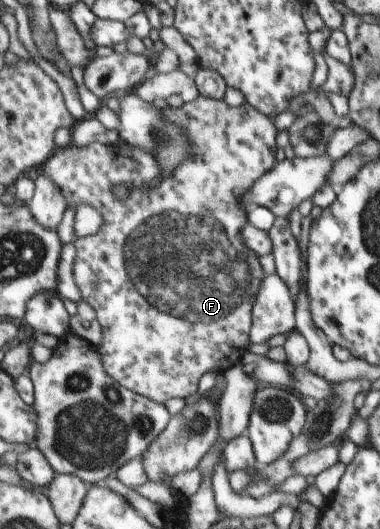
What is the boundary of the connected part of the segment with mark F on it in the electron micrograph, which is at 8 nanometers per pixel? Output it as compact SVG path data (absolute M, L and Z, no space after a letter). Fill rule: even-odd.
M198 96L194 101L185 103L180 108L168 106L161 111L161 115L168 124L181 128L189 142L191 152L183 162L176 165L173 174L160 179L161 182L155 189L152 189L150 181L155 177L160 177L163 173L157 157L146 148L134 147L132 143L122 141L118 143L94 142L85 148L70 144L66 149L60 148L60 151L55 153L55 157L49 159L42 174L50 176L61 187L67 199L67 207L72 204L76 209L77 205L90 204L98 209L103 217L102 227L94 235L83 238L76 237L74 241L76 257L73 263L73 278L81 291L82 299L95 309L97 320L101 325L103 341L99 350L103 355L105 370L125 388L166 405L169 399L187 398L192 393L196 393L196 385L204 373L208 373L208 371L223 373L234 365L242 363L241 359L248 351L248 345L252 342L249 336L253 320L252 308L263 275L259 256L242 241L241 232L249 223L248 213L250 209L243 209L241 200L249 189L257 183L258 179L262 178L278 163L275 153L277 149L276 135L279 131L276 130L271 118L252 107L248 102L235 107L229 106L224 100L215 100L204 96ZM117 183L124 183L130 187L130 196L125 201L118 201L110 192L110 188ZM145 184L148 184L150 189L144 189Z

